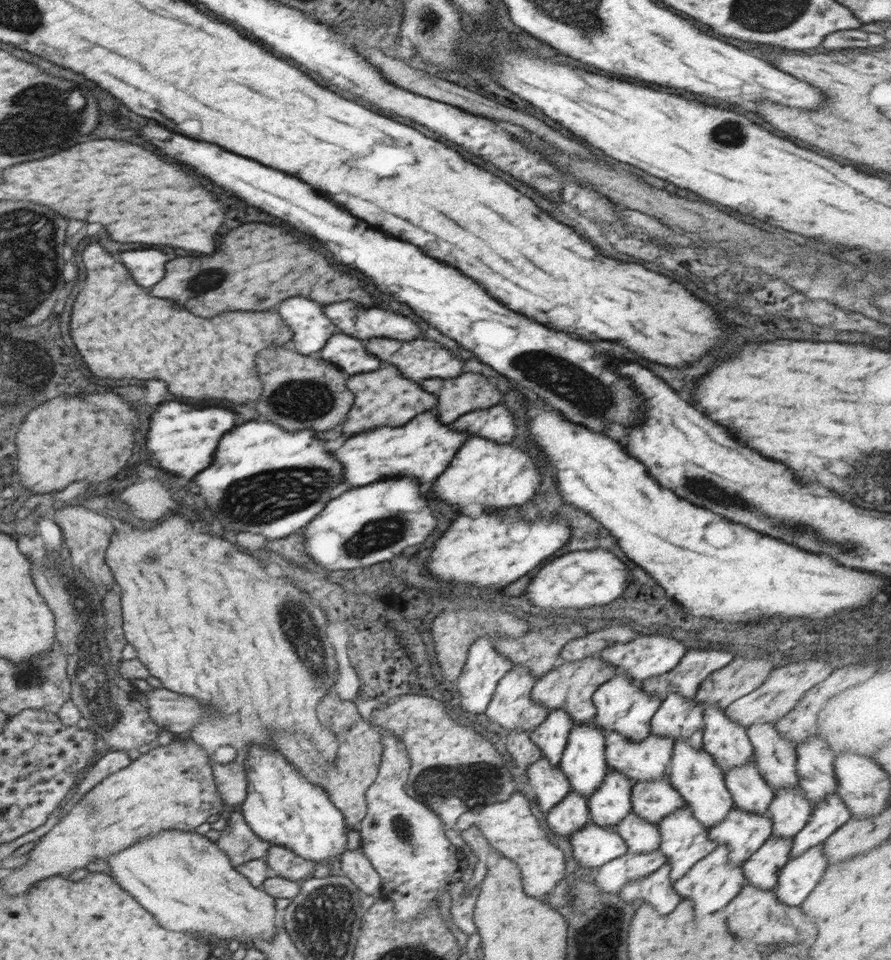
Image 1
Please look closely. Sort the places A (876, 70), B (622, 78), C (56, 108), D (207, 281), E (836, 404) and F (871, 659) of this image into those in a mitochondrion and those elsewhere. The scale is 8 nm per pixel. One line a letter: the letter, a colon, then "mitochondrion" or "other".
A: other
B: other
C: mitochondrion
D: mitochondrion
E: other
F: mitochondrion

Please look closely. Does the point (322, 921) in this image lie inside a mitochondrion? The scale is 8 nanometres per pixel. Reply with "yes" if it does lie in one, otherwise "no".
yes

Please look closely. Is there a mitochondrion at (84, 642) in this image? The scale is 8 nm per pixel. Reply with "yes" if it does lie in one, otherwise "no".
yes

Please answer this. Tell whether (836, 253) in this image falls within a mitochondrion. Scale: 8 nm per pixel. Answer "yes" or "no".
no

